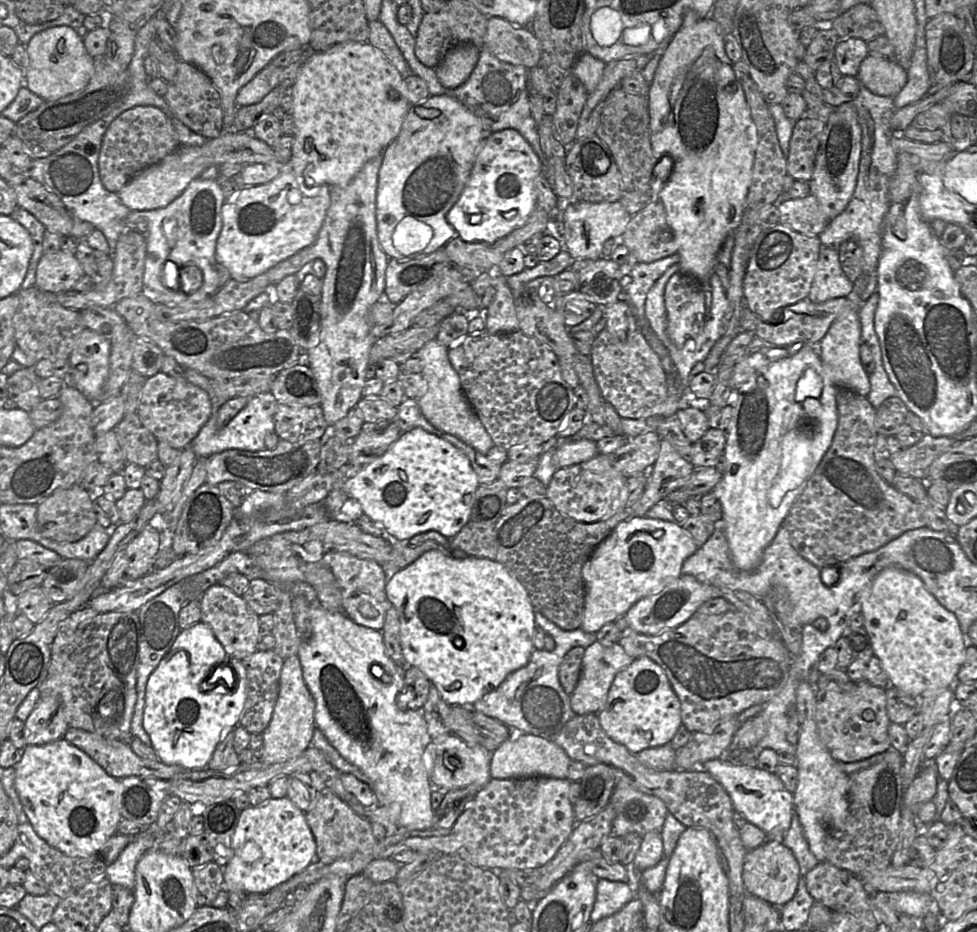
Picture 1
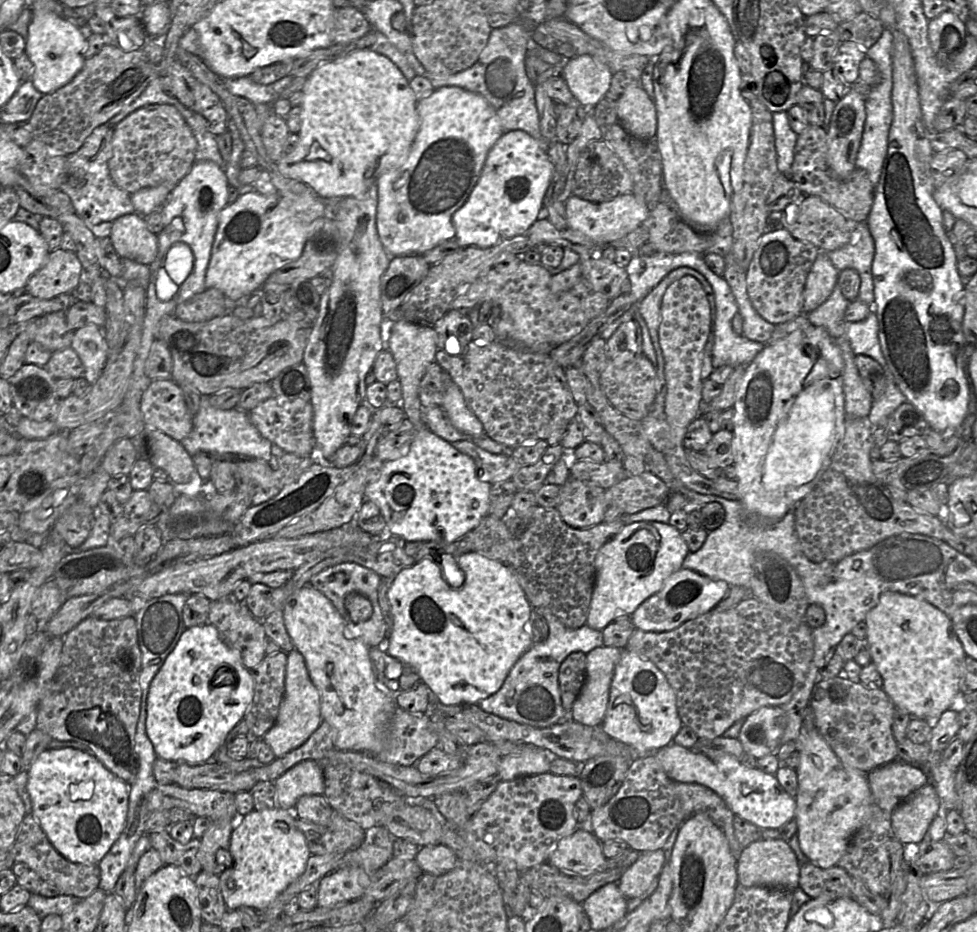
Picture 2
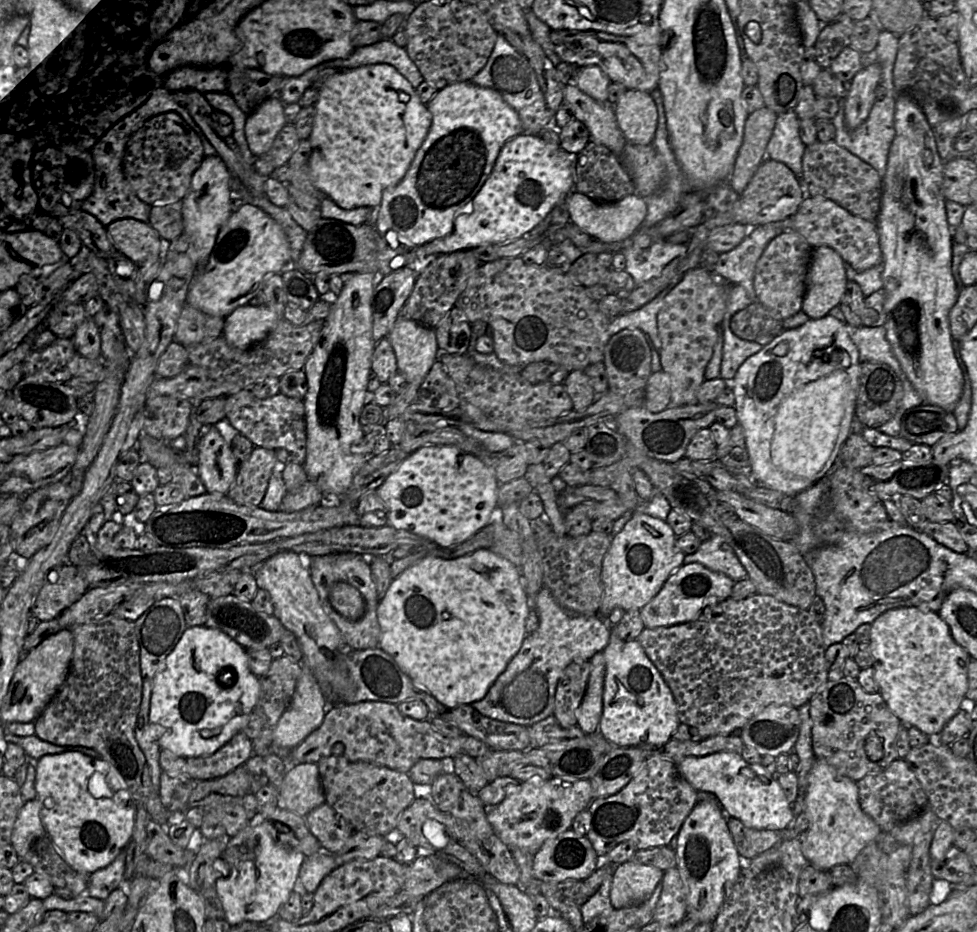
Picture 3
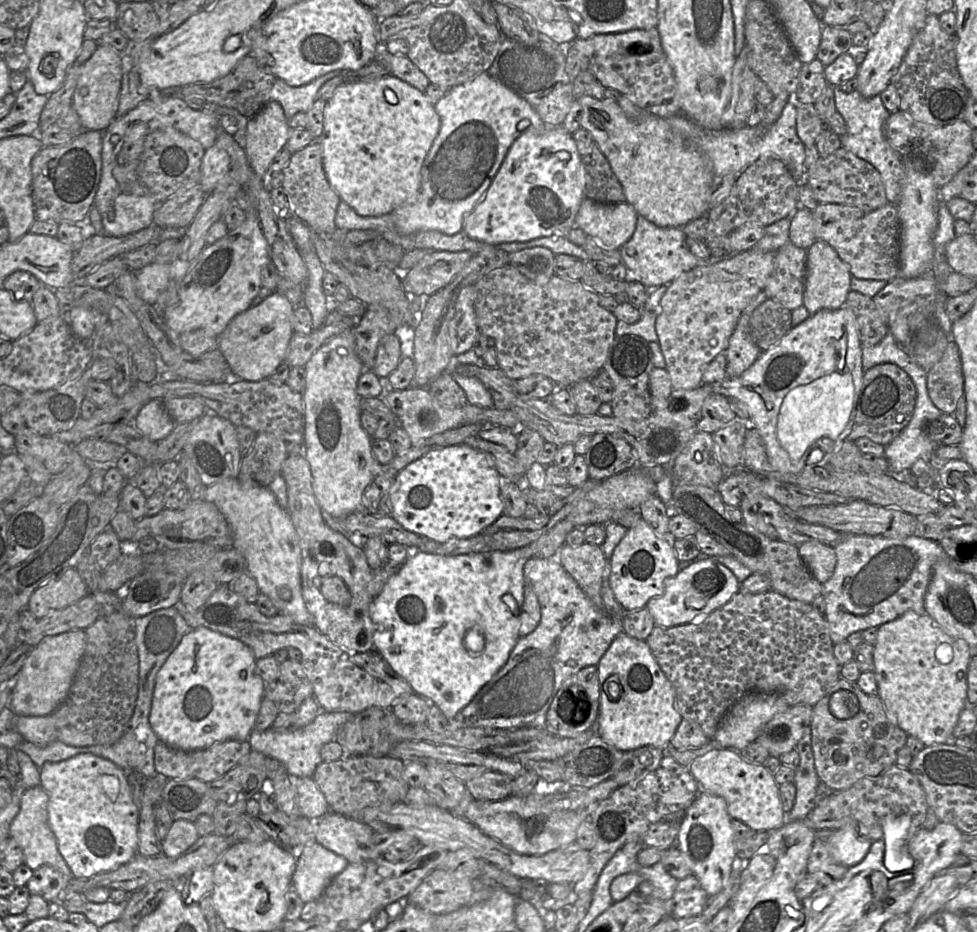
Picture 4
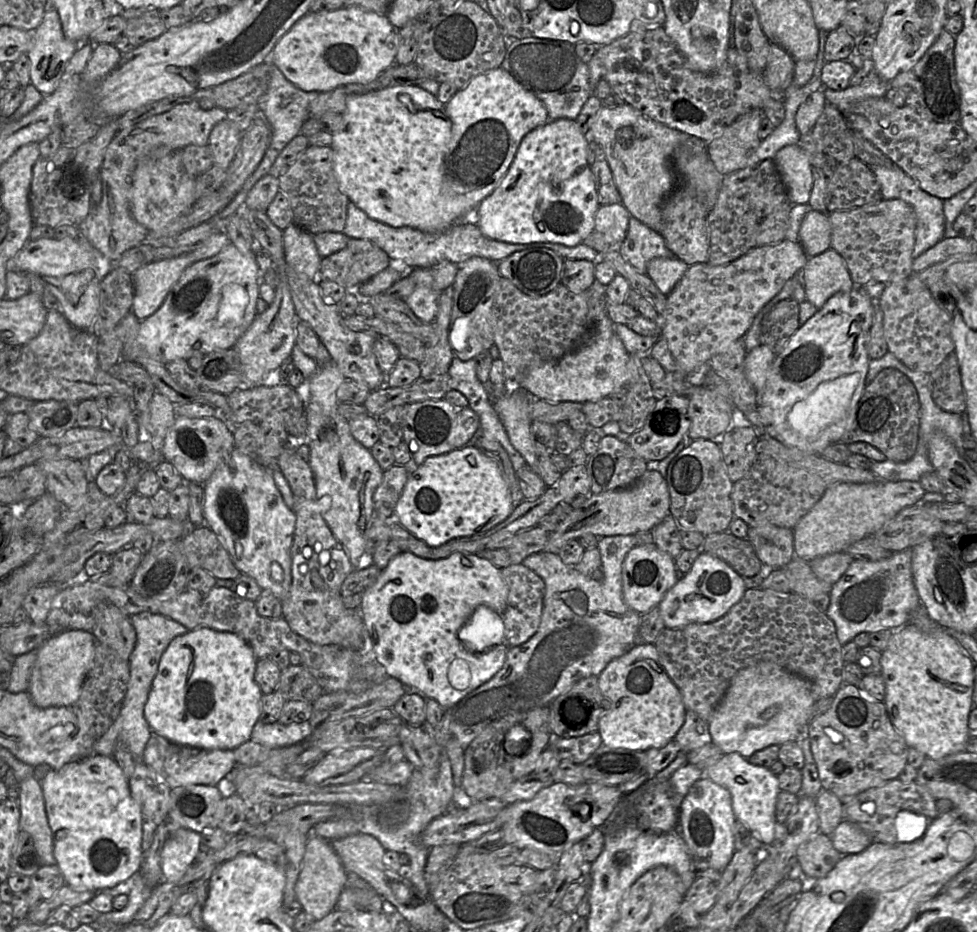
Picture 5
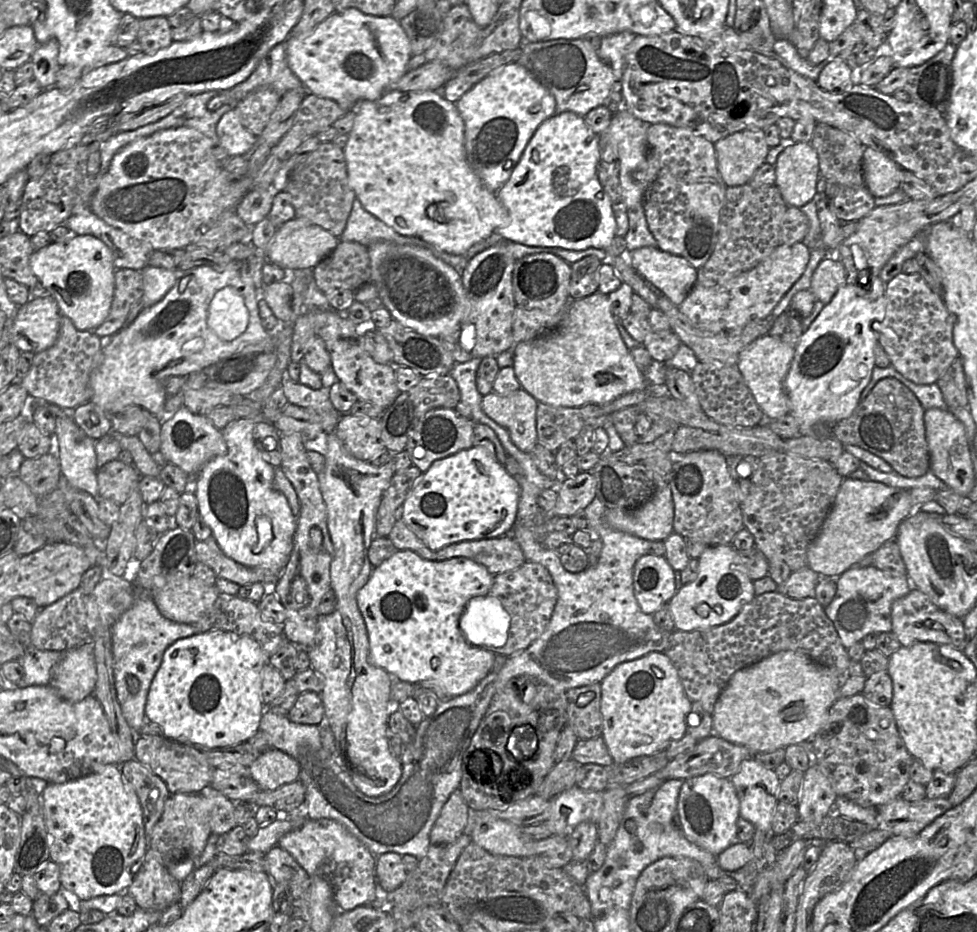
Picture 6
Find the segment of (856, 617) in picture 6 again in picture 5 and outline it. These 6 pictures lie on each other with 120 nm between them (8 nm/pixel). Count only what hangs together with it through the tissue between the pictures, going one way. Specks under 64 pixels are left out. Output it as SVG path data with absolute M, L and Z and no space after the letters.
M912 548L893 552L889 557L878 561L855 558L840 579L832 585L829 595L830 604L825 613L833 621L842 646L853 641L862 632L900 629L909 623L911 614L922 606L912 575Z

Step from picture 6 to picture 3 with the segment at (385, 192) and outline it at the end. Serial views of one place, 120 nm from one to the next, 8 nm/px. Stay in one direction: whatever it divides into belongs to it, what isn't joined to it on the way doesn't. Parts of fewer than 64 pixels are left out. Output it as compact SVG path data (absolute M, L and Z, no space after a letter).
M379 63L333 74L322 85L314 106L316 115L309 138L312 146L309 164L314 184L341 208L379 208L383 191L404 177L429 131L431 114L426 104L395 67Z

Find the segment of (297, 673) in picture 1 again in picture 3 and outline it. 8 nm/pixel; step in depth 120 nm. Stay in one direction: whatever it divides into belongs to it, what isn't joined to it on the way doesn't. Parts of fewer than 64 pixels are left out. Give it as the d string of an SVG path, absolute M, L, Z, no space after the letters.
M302 665L295 692L273 730L273 744L292 749L323 722L328 705L308 666Z

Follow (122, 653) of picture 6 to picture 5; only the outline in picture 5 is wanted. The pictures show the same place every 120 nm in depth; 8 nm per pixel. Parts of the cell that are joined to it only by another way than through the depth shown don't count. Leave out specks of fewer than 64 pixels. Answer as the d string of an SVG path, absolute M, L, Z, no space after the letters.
M140 612L130 617L136 632L136 643L129 658L130 678L127 692L118 718L108 731L93 744L95 754L112 756L118 741L124 741L135 763L142 762L143 752L149 740L152 729L144 718L144 707L151 690L153 679L157 673L160 659L169 643L177 636L186 634L189 630L182 624L162 615Z

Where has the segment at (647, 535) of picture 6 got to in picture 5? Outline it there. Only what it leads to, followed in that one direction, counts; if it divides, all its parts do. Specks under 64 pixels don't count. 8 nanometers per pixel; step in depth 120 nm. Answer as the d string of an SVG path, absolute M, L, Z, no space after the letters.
M649 468L633 485L627 488L601 494L577 496L571 505L574 508L573 511L561 522L557 530L549 532L545 552L558 554L559 550L570 540L579 539L587 534L601 538L651 531L671 514L667 480L659 472Z

